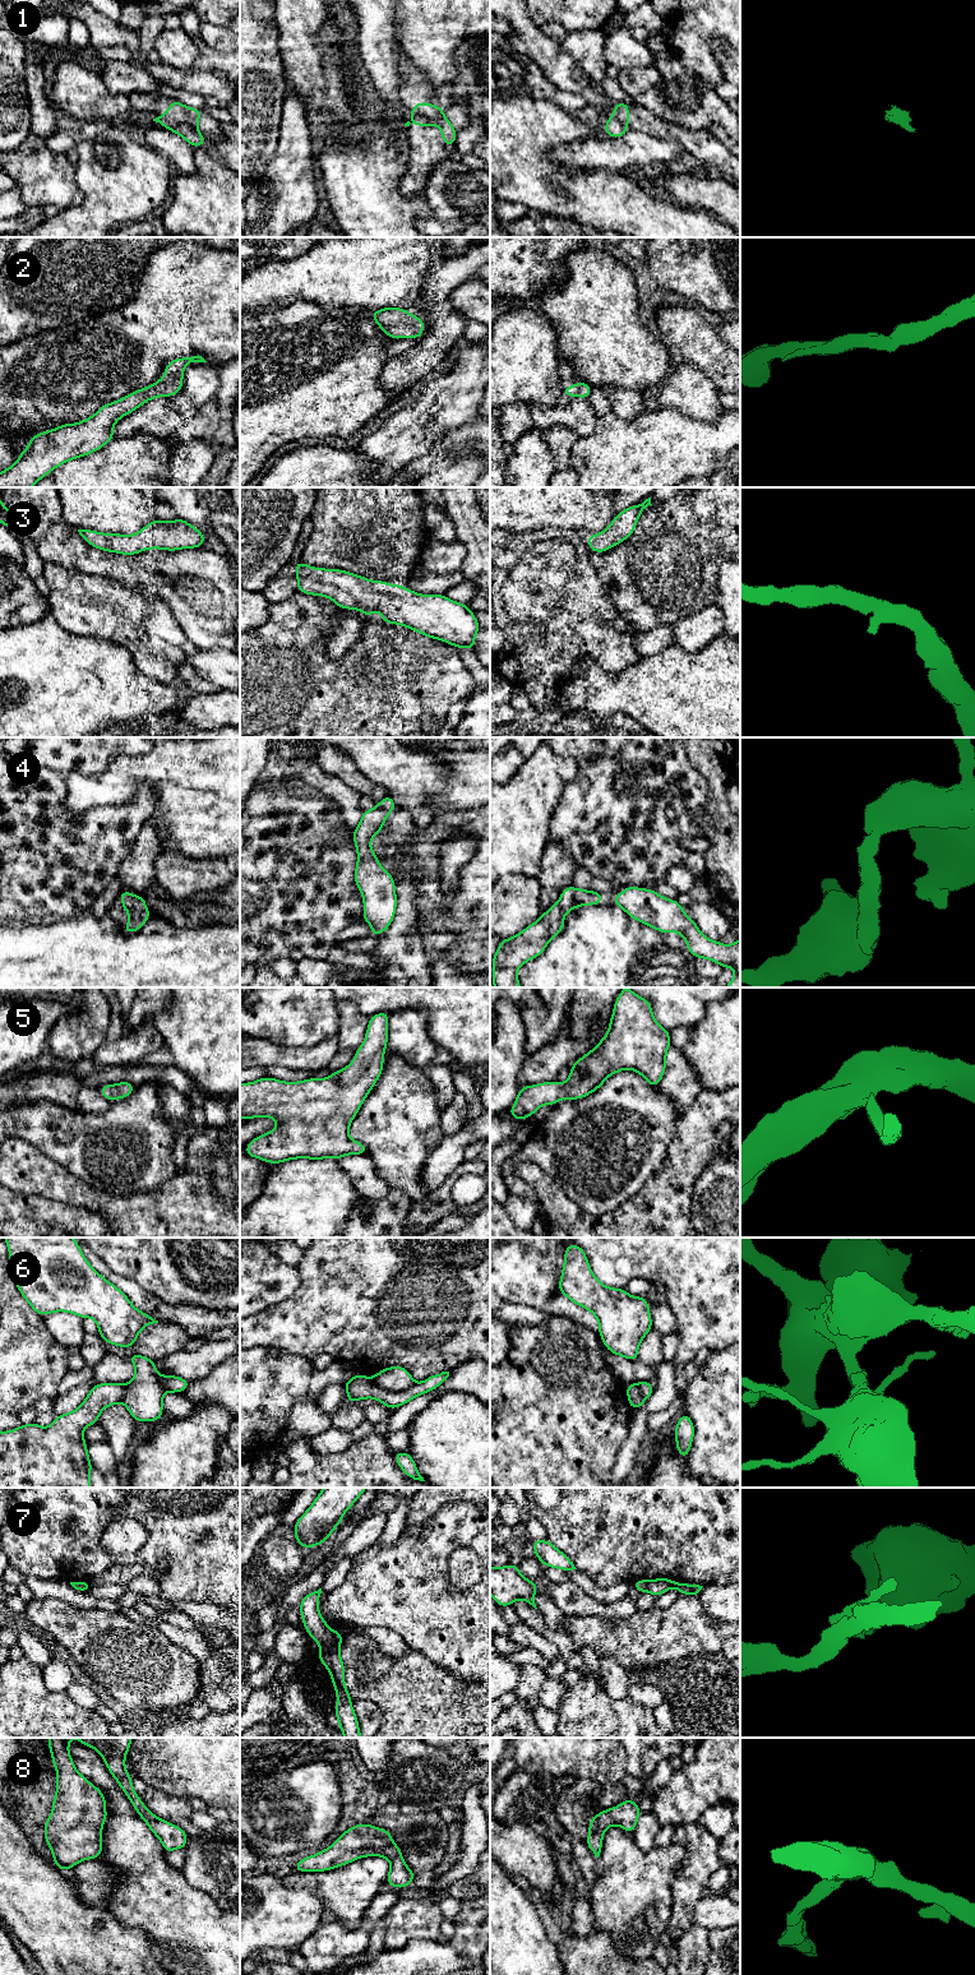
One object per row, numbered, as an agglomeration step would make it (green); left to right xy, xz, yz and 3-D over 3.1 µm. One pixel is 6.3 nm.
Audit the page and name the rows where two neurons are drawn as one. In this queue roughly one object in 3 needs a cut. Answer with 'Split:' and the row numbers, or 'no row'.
Split: 1, 6, 7

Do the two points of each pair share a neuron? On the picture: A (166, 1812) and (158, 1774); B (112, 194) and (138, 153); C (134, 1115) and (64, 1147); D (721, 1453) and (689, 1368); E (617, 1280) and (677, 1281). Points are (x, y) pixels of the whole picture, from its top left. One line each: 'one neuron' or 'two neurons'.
A: two neurons
B: one neuron
C: one neuron
D: two neurons
E: one neuron

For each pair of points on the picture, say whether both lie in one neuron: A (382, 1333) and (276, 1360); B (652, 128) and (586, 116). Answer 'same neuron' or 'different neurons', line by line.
A: different neurons
B: different neurons

